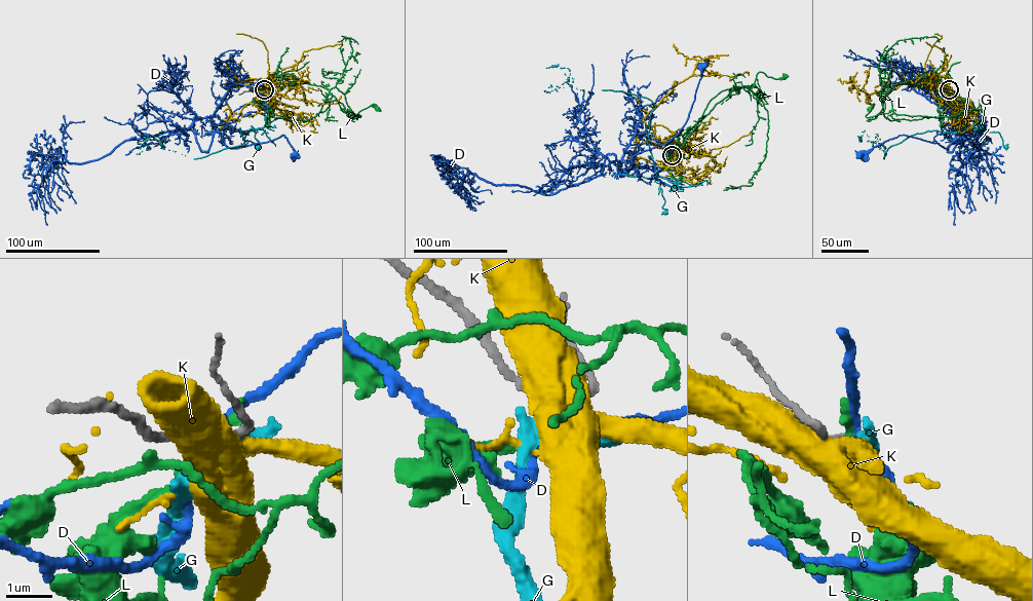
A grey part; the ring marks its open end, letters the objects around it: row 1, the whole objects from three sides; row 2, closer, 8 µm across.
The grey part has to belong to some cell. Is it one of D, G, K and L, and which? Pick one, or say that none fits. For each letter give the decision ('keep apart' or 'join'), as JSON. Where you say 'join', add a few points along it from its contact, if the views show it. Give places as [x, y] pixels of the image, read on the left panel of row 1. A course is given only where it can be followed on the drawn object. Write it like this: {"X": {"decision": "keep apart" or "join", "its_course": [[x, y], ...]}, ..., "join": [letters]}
{"D": {"decision": "keep apart"}, "G": {"decision": "keep apart"}, "K": {"decision": "keep apart"}, "L": {"decision": "keep apart"}, "join": []}

